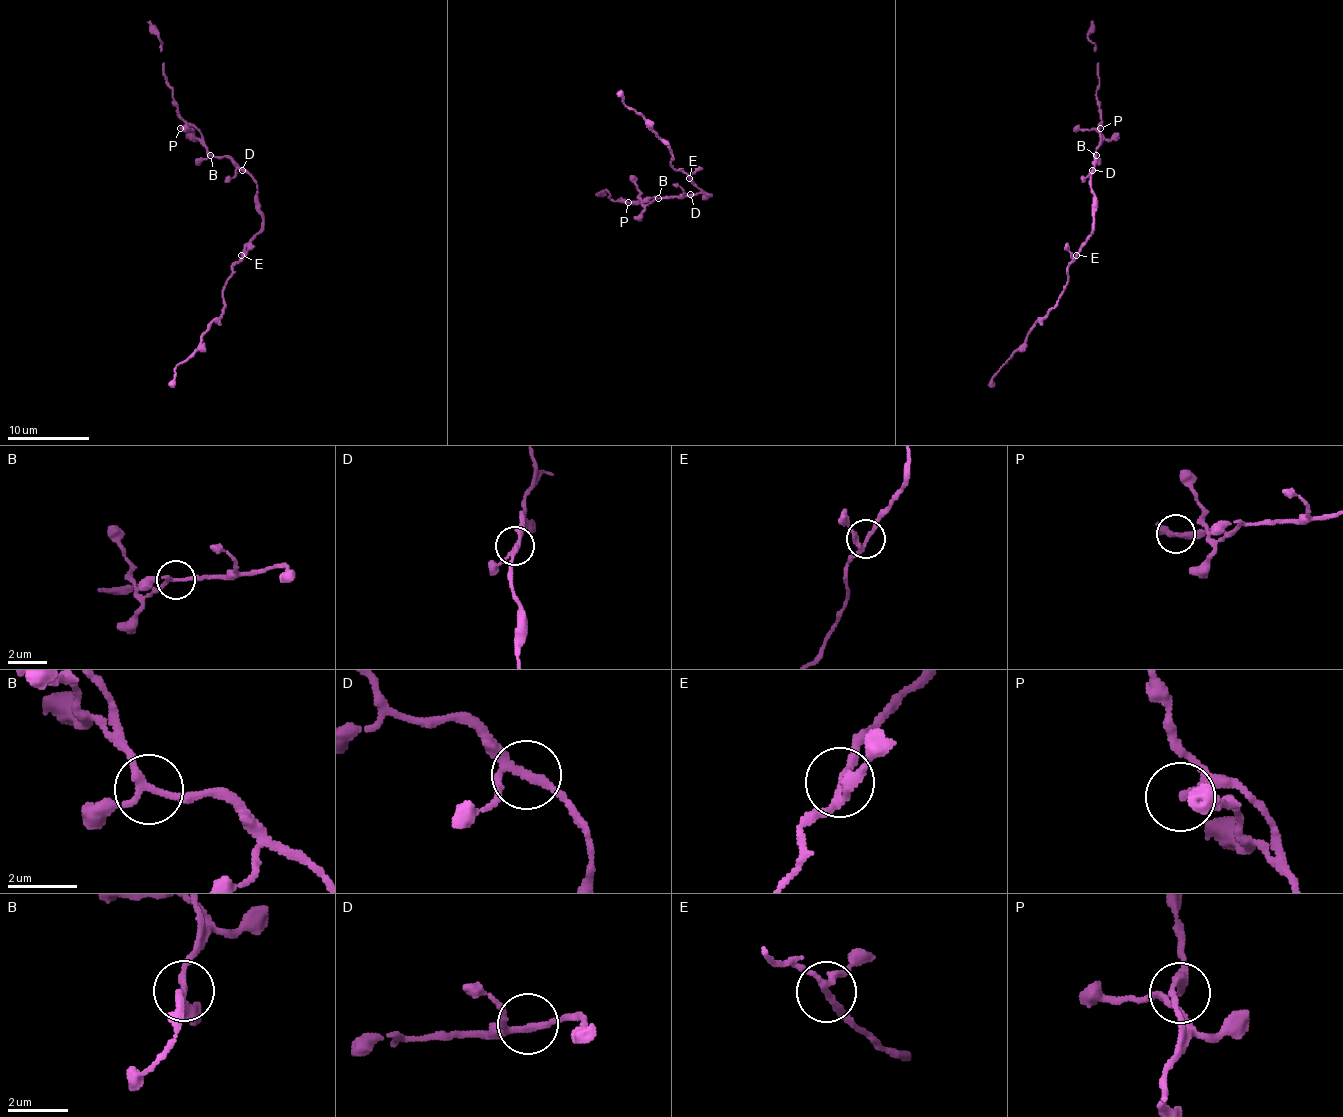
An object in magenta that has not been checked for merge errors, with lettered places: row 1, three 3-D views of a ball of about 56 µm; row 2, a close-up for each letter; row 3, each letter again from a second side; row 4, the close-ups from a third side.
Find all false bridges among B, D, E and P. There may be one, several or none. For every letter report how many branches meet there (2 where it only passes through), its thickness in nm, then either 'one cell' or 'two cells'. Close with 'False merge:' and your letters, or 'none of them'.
B: 3 branches meet; 180 nm thick; one cell
D: 3 branches meet; 190 nm thick; one cell
E: 3 branches meet; 190 nm thick; one cell
P: 2 branches meet; 200 nm thick; one cell
False merge: none of them

